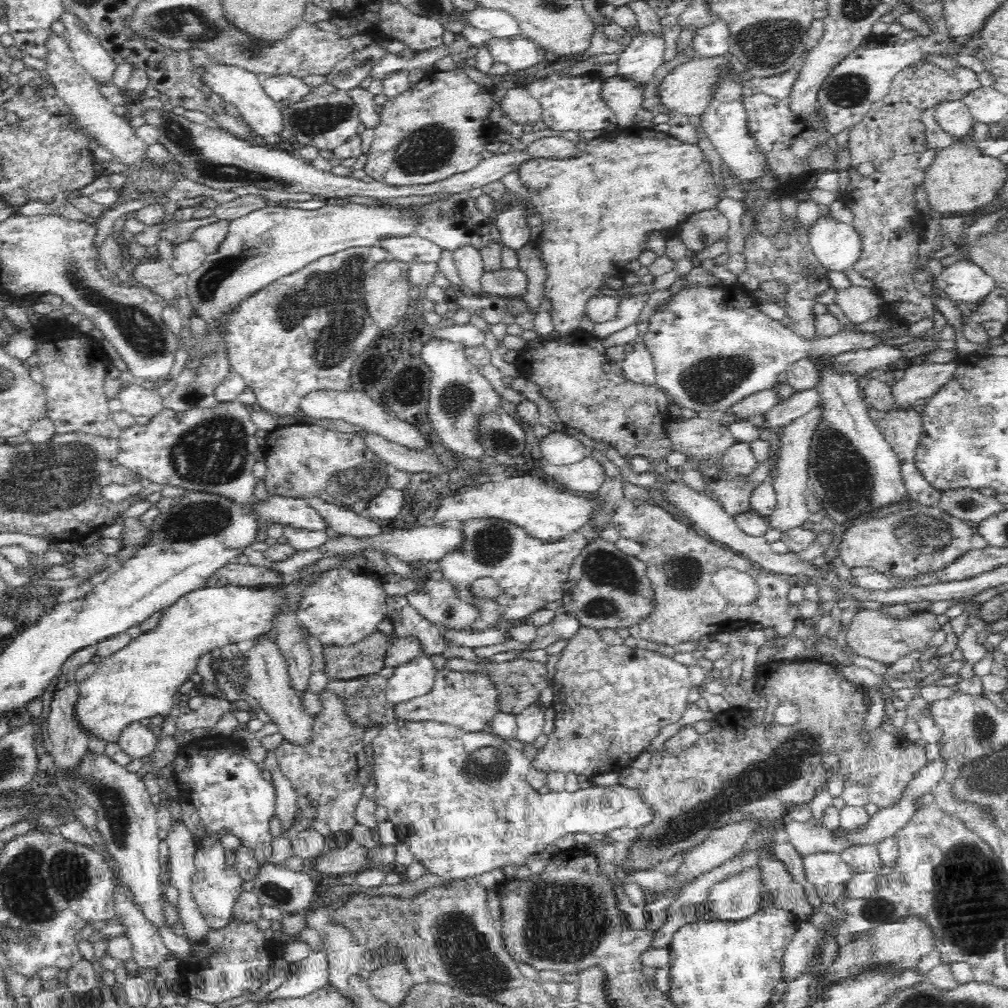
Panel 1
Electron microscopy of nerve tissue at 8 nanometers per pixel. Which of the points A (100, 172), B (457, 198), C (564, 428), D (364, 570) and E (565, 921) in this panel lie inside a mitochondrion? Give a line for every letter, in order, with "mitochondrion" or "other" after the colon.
A: other
B: other
C: other
D: other
E: mitochondrion

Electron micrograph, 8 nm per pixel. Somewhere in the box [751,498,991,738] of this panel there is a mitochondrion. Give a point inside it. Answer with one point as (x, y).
(923, 536)

